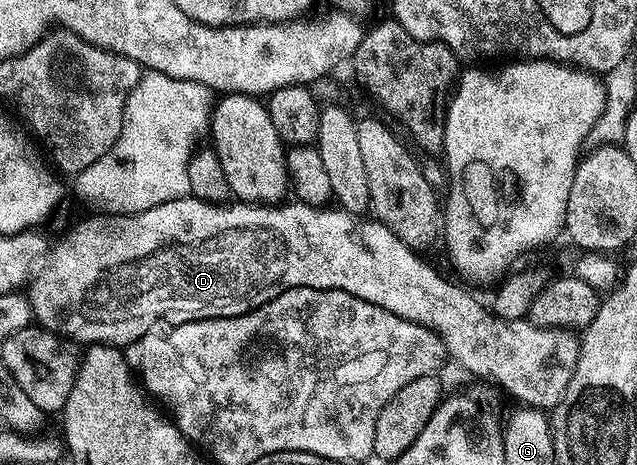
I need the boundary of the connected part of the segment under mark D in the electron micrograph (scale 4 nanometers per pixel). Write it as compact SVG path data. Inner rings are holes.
M193 197L185 199L173 199L164 201L152 209L144 209L135 215L108 215L99 214L98 219L86 219L78 223L58 244L49 248L48 254L41 260L40 266L33 272L29 280L30 291L28 300L33 318L37 326L53 331L55 335L66 341L73 341L81 345L113 345L119 349L125 348L126 344L136 341L147 331L155 330L159 325L177 325L180 323L191 323L197 319L215 319L216 317L232 317L242 315L245 311L256 309L264 305L269 299L274 299L281 291L287 291L293 287L311 287L317 291L343 291L352 293L369 303L380 305L380 309L388 309L388 313L396 313L396 317L404 317L404 321L412 321L421 327L427 327L434 331L442 339L446 347L446 354L452 360L455 359L466 371L479 375L482 379L495 379L508 394L514 399L519 399L519 404L539 409L552 409L560 401L564 389L568 387L568 381L576 369L578 360L579 336L568 329L556 327L537 327L530 322L529 318L506 319L503 314L495 314L484 302L481 303L470 291L461 287L461 282L453 283L445 279L430 263L422 260L419 252L413 251L392 229L388 229L383 223L379 223L373 217L359 217L343 211L333 209L329 206L309 207L297 201L286 201L281 205L255 205L241 201L230 201L225 205L216 203L205 203Z

